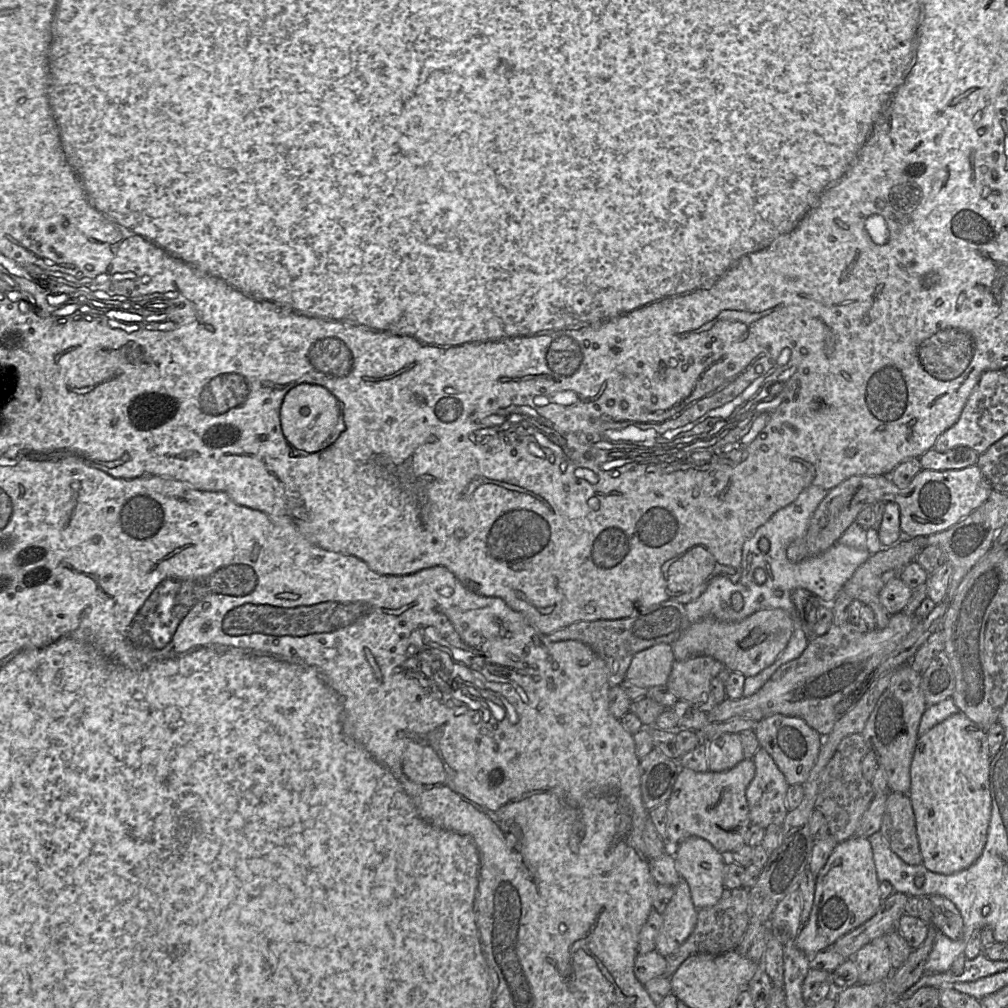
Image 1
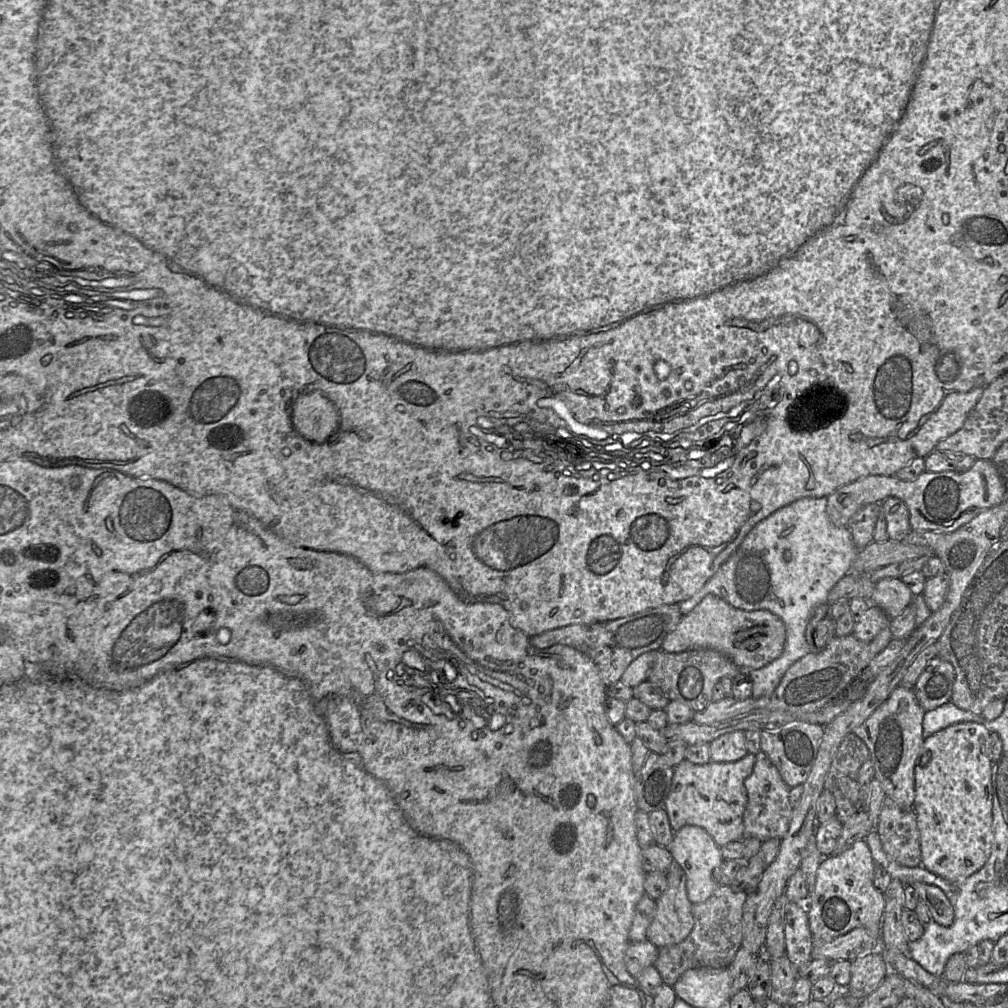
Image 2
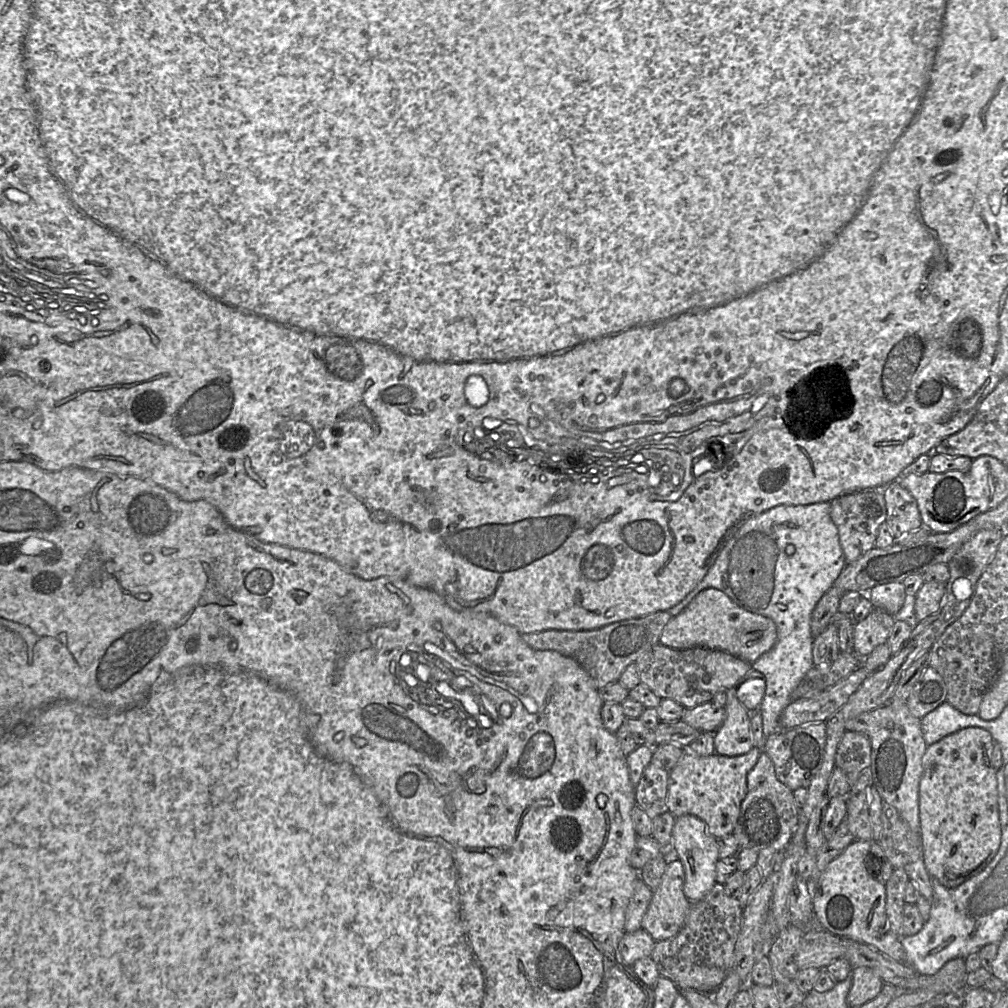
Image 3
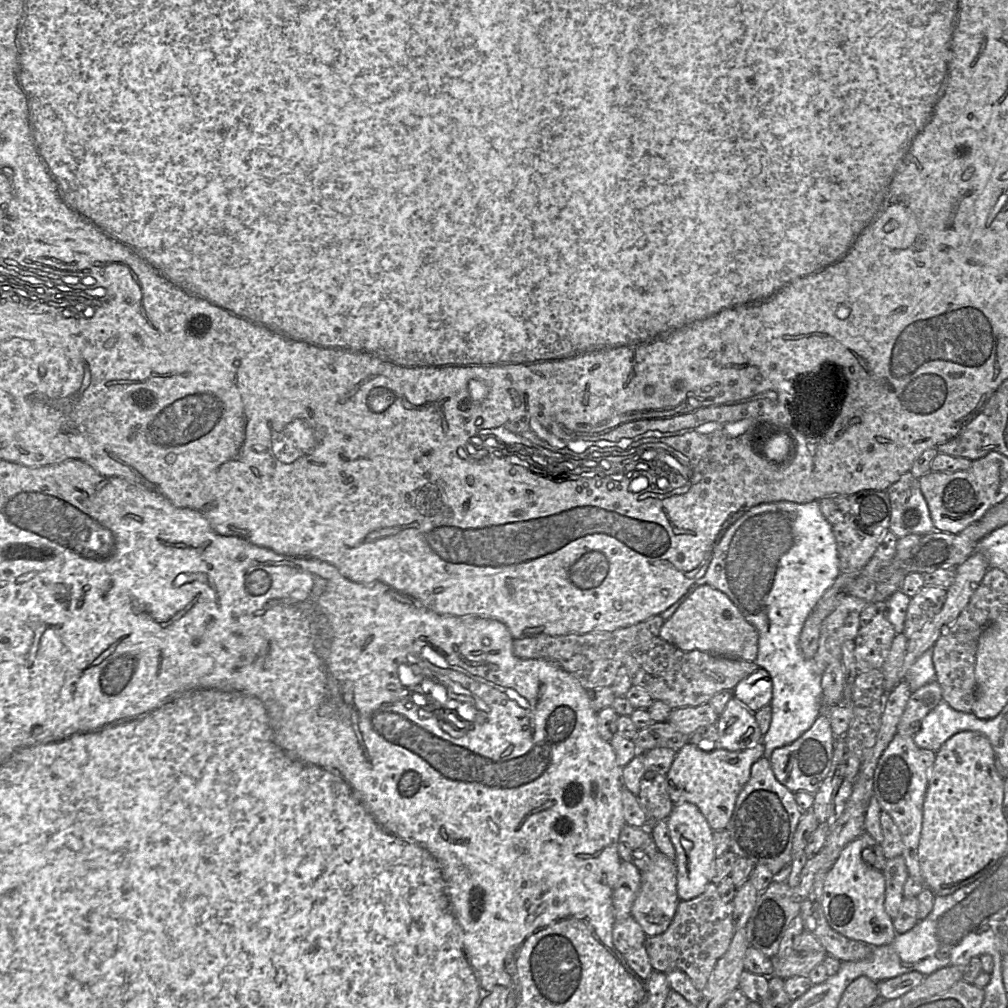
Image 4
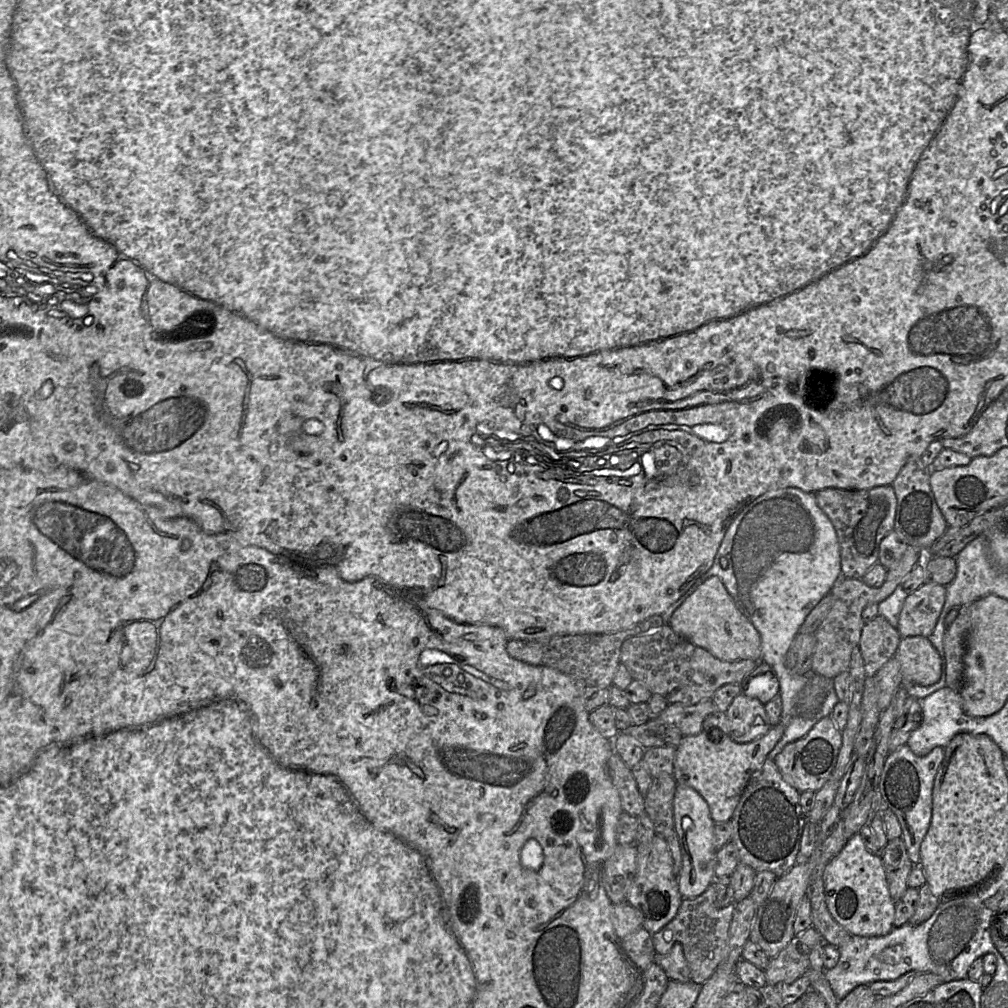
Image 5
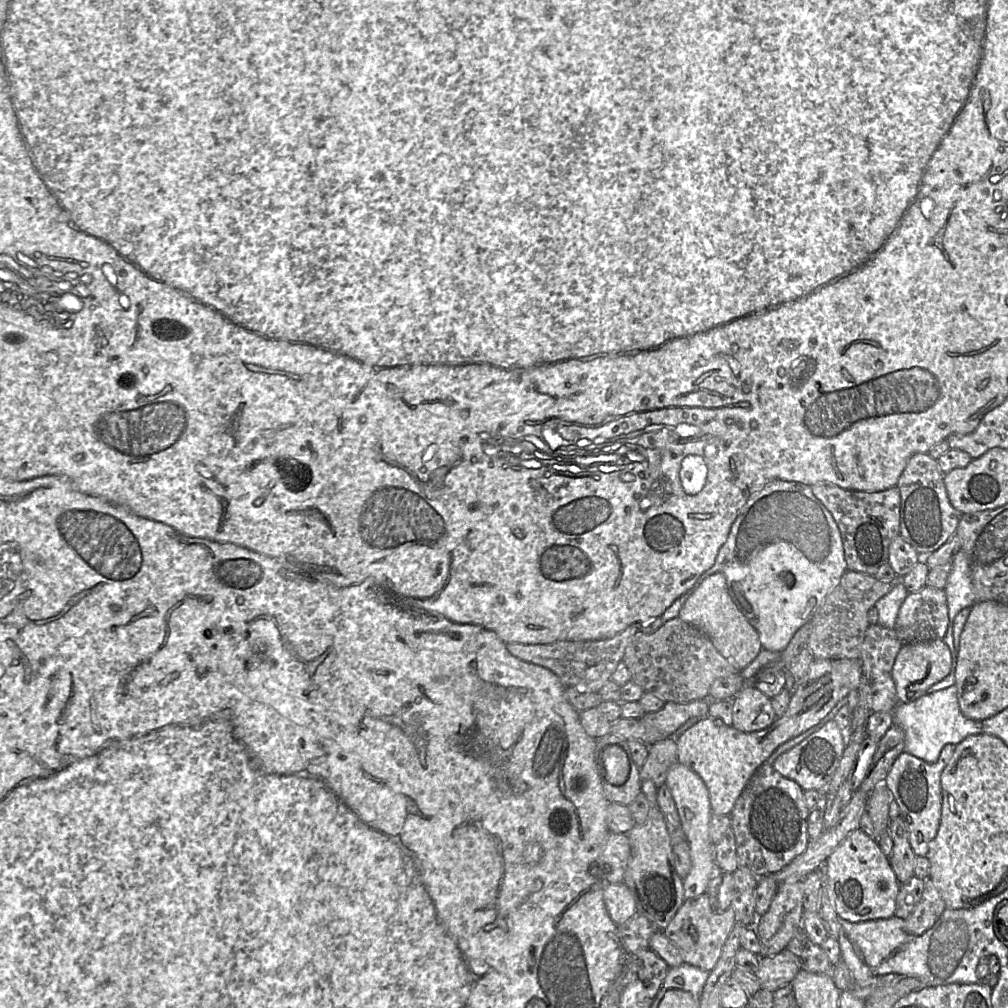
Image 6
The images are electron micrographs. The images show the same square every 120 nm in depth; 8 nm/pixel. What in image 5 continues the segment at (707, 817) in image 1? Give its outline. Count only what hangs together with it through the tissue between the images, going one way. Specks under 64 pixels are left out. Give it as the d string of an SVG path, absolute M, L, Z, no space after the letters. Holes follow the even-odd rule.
M778 723L763 736L748 743L737 743L725 735L719 743L713 743L704 731L683 736L676 749L673 776L677 784L695 789L708 803L714 822L731 820L751 775L758 770L768 754L782 738L785 727Z

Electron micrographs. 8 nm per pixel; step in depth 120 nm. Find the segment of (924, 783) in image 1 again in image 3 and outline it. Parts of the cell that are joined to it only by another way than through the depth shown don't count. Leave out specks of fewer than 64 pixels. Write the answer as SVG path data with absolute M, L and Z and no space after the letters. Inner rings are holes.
M967 727L929 745L922 759L919 817L923 860L929 875L948 888L955 888L983 871L1001 845L993 747L989 731Z

